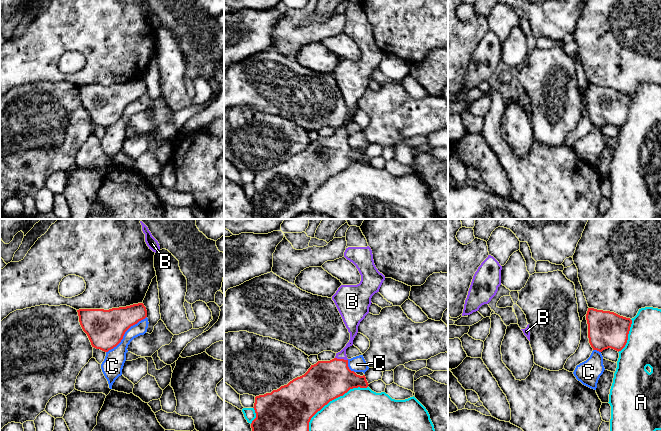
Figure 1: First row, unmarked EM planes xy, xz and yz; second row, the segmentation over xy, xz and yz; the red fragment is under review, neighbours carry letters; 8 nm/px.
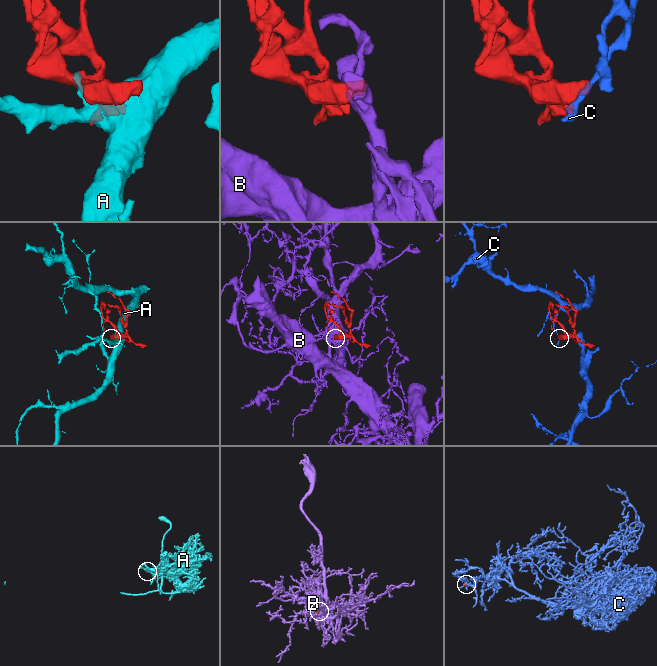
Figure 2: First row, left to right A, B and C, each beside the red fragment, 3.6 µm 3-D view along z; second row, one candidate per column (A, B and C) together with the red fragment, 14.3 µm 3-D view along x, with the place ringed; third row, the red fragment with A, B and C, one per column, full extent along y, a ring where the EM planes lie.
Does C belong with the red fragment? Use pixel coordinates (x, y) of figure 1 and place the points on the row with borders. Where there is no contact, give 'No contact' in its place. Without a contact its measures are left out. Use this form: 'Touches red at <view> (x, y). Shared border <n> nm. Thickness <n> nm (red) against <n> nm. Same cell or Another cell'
Touches red at xy (124, 333). Shared border 440 nm. Thickness 300 nm (red) against 160 nm. Another cell

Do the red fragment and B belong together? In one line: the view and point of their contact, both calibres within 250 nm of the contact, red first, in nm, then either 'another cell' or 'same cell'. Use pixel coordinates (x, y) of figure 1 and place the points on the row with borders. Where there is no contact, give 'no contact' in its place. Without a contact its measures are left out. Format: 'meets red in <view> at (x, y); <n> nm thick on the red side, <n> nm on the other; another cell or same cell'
meets red in xz at (341, 359); 320 nm thick on the red side, 70 nm on the other; same cell

